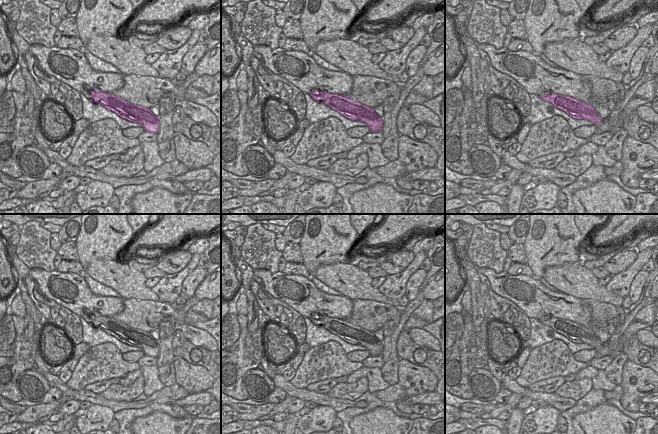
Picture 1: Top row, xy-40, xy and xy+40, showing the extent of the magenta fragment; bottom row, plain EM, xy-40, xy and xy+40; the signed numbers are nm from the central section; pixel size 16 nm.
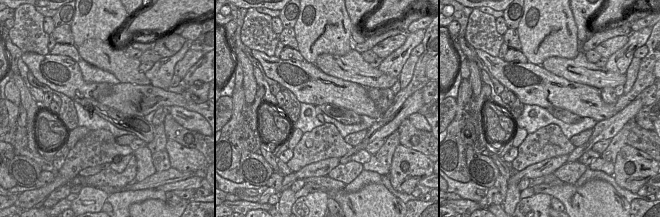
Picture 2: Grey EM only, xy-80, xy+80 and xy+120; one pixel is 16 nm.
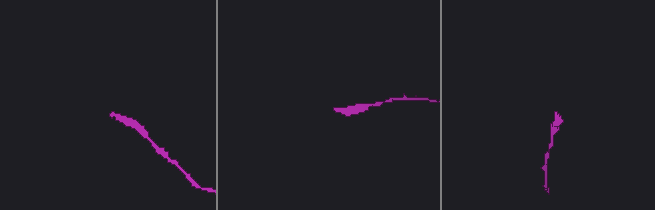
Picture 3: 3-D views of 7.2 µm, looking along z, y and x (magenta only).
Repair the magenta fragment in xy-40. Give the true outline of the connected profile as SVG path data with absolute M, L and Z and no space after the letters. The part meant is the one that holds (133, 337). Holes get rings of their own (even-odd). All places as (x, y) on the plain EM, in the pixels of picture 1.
M97 312L93 315L83 314L81 318L84 318L93 327L101 328L122 343L140 348L147 356L157 358L159 355L159 340L153 338L148 332L131 328L116 321L113 317L104 317Z

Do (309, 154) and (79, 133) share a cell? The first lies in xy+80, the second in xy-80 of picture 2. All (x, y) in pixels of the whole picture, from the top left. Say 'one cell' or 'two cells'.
two cells

